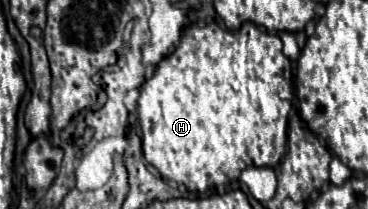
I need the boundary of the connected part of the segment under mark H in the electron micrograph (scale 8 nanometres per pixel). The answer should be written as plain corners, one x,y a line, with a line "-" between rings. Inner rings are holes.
206,23
206,25
190,25
180,43
176,45
176,49
166,55
154,69
150,79
144,79
144,83
140,85
140,97
138,97
138,123
142,129
142,151
144,157
150,165
154,165
158,169
158,173
168,179
174,181
178,185
184,185
186,189
194,191
194,193
204,193
213,187
226,186
234,179
240,177
242,169
246,167
274,167
278,165
278,161
282,159
282,155
286,153
286,139
288,139
288,113
292,107
292,63
290,59
282,53
282,41
278,35
268,33
266,29
258,27
256,23
244,23
240,29
230,31
230,29
222,29
216,23

